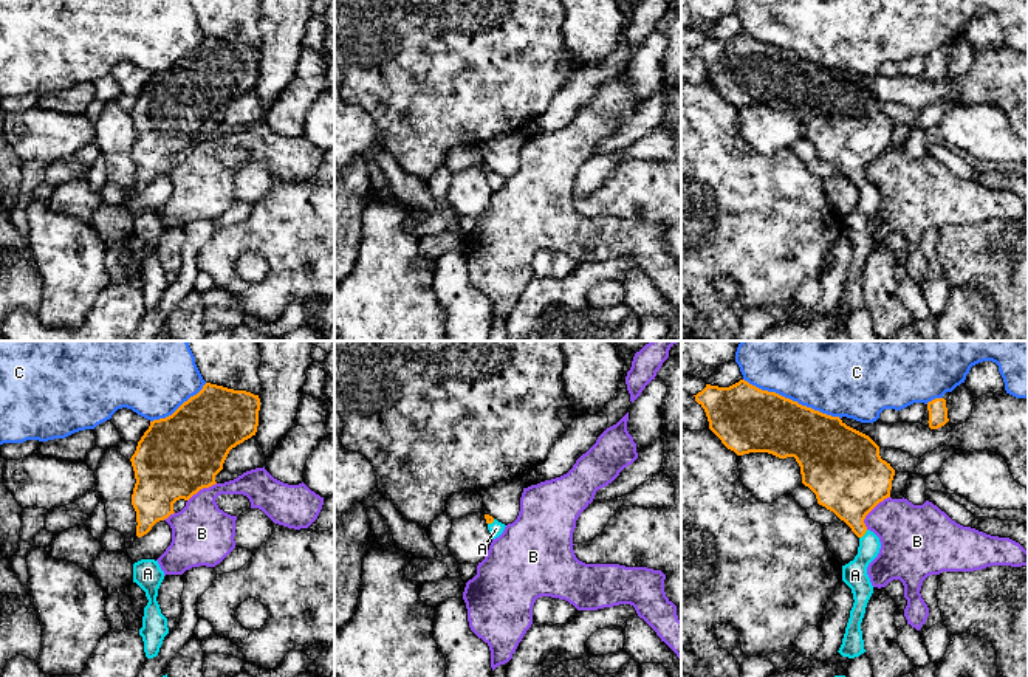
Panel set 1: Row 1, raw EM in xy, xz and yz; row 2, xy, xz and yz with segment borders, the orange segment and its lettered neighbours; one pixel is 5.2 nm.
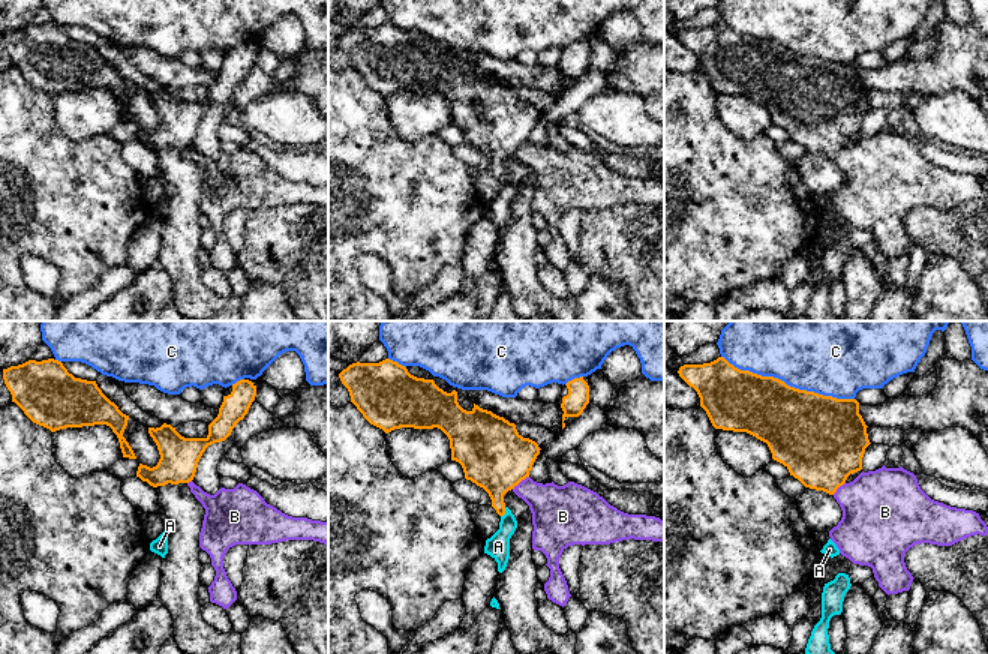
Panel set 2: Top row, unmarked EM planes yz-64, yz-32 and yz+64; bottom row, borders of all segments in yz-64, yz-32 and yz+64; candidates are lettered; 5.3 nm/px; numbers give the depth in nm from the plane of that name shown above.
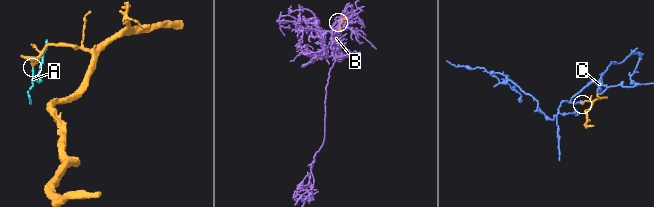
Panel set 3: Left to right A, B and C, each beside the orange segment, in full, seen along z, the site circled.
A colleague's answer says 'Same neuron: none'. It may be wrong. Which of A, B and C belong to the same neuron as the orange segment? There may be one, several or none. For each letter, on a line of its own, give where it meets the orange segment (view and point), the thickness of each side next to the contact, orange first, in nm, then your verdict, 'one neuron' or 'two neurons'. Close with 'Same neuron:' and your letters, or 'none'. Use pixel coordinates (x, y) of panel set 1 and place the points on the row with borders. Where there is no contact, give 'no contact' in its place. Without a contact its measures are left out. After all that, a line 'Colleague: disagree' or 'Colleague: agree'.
A: meets orange in yz at (863, 535); 300 nm thick on the orange side, 130 nm on the other; one neuron
B: meets orange in yz at (870, 510); 400 nm thick on the orange side, 320 nm on the other; two neurons
C: meets orange in yz at (791, 400); 340 nm thick on the orange side, 500 nm on the other; two neurons
Same neuron: A
Colleague: disagree

